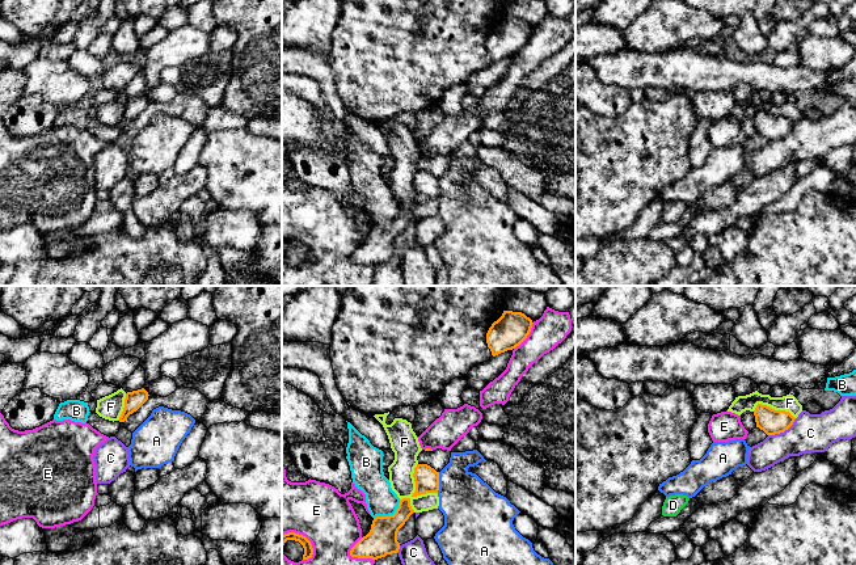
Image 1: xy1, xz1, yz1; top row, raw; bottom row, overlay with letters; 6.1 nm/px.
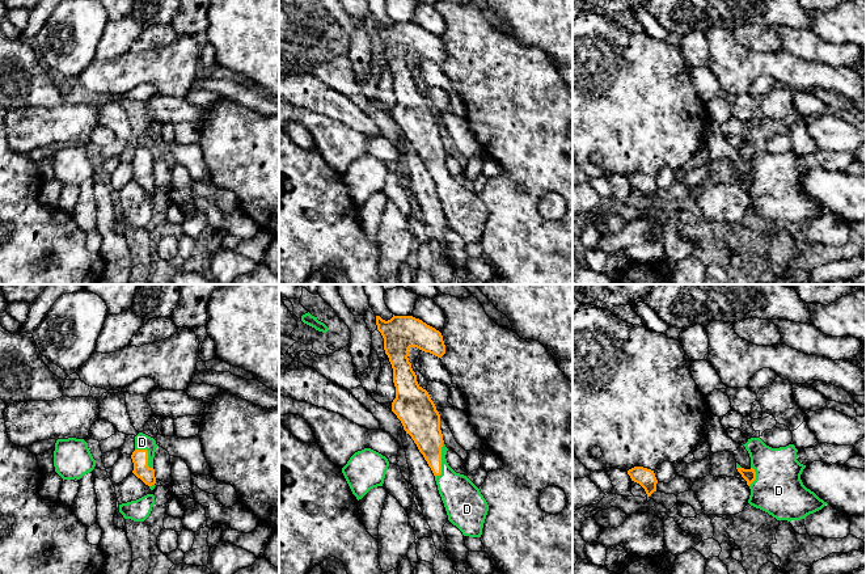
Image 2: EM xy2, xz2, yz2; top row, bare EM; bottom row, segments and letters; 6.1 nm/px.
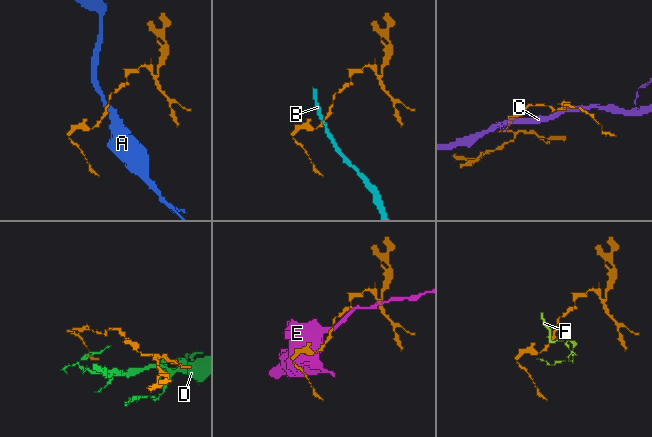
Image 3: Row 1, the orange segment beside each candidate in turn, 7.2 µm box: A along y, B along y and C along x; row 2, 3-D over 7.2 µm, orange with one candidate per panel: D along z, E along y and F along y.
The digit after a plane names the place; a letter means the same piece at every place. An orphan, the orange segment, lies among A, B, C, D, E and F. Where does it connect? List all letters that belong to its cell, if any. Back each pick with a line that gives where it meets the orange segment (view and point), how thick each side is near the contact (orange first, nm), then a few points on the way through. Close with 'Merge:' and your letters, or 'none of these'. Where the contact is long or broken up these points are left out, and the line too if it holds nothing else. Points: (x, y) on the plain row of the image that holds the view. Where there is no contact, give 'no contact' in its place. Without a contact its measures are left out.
D: contact xz2 (440, 167); calibres 200 and 220 nm; way xz2 (423, 130), (434, 160), (440, 167), (440, 176), (460, 202)
Merge: D

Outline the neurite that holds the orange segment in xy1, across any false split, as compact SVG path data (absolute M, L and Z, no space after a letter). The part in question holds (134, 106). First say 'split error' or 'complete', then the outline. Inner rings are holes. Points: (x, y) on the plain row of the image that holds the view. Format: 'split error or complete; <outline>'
complete; M144 94L127 98L125 105L125 114L118 127L127 127L127 123L136 118L148 106L148 102L149 101Z

